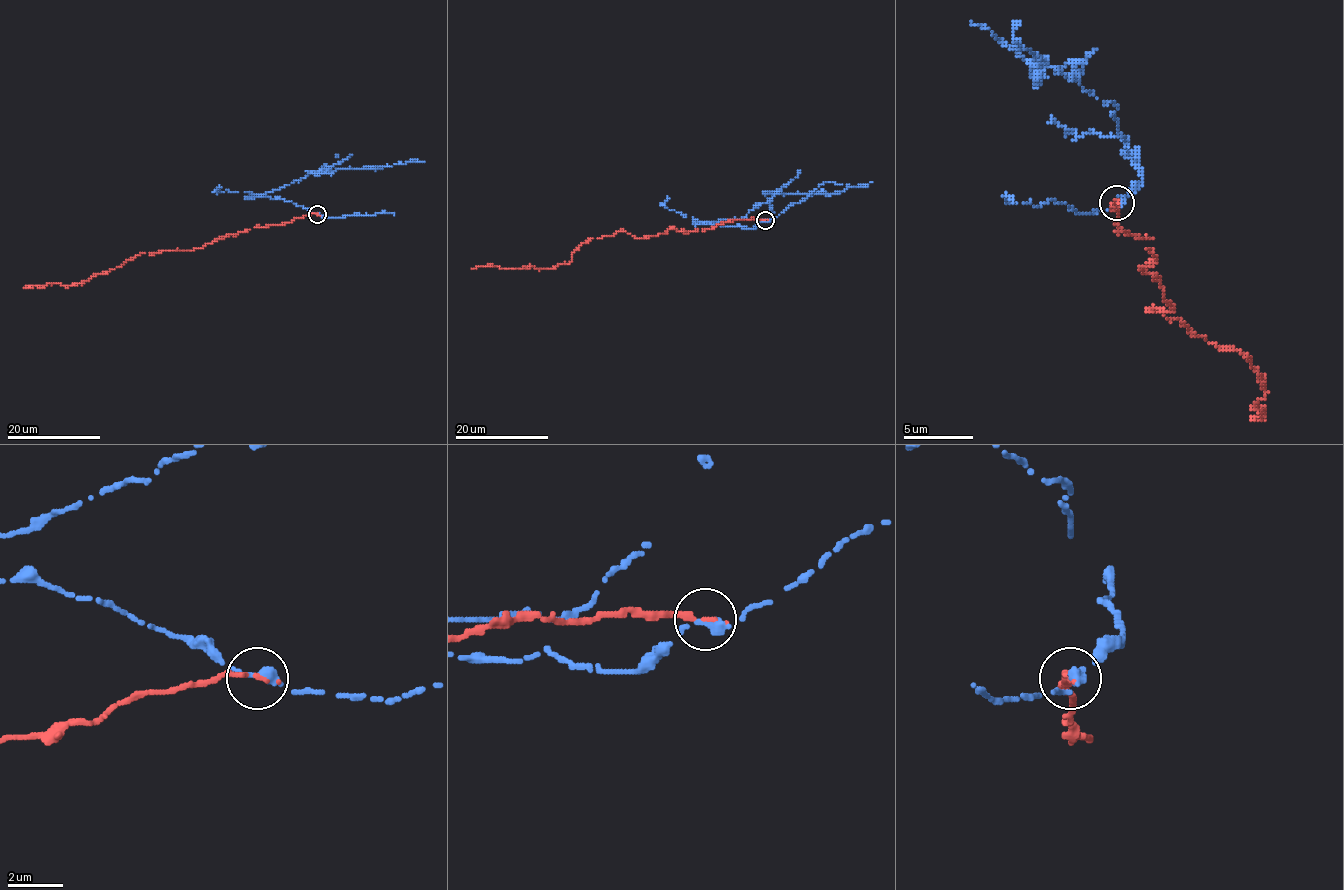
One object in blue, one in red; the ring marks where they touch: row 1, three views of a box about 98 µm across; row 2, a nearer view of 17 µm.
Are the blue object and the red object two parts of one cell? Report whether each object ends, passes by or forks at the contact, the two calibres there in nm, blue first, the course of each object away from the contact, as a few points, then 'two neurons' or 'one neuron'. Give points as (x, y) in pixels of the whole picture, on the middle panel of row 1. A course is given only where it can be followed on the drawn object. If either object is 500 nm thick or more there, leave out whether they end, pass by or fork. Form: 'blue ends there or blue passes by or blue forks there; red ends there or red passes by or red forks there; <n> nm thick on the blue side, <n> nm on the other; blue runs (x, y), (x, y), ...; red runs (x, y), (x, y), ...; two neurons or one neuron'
blue passes by; red ends there; 280 nm thick on the blue side, 220 nm on the other; blue runs (765, 220), (753, 228), (712, 223), (740, 220), (774, 194), (831, 195), (872, 181); red runs (765, 220), (733, 219), (688, 233), (669, 228), (640, 239), (619, 230), (591, 237), (567, 264), (472, 269); two neurons

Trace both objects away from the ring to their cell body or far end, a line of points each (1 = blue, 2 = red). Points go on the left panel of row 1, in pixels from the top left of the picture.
1: (317, 215), (290, 202), (264, 195), (311, 173), (326, 169), (334, 172), (424, 162)
2: (317, 215), (254, 226), (192, 250), (143, 253), (108, 272), (69, 286), (47, 283), (42, 287), (24, 287)

